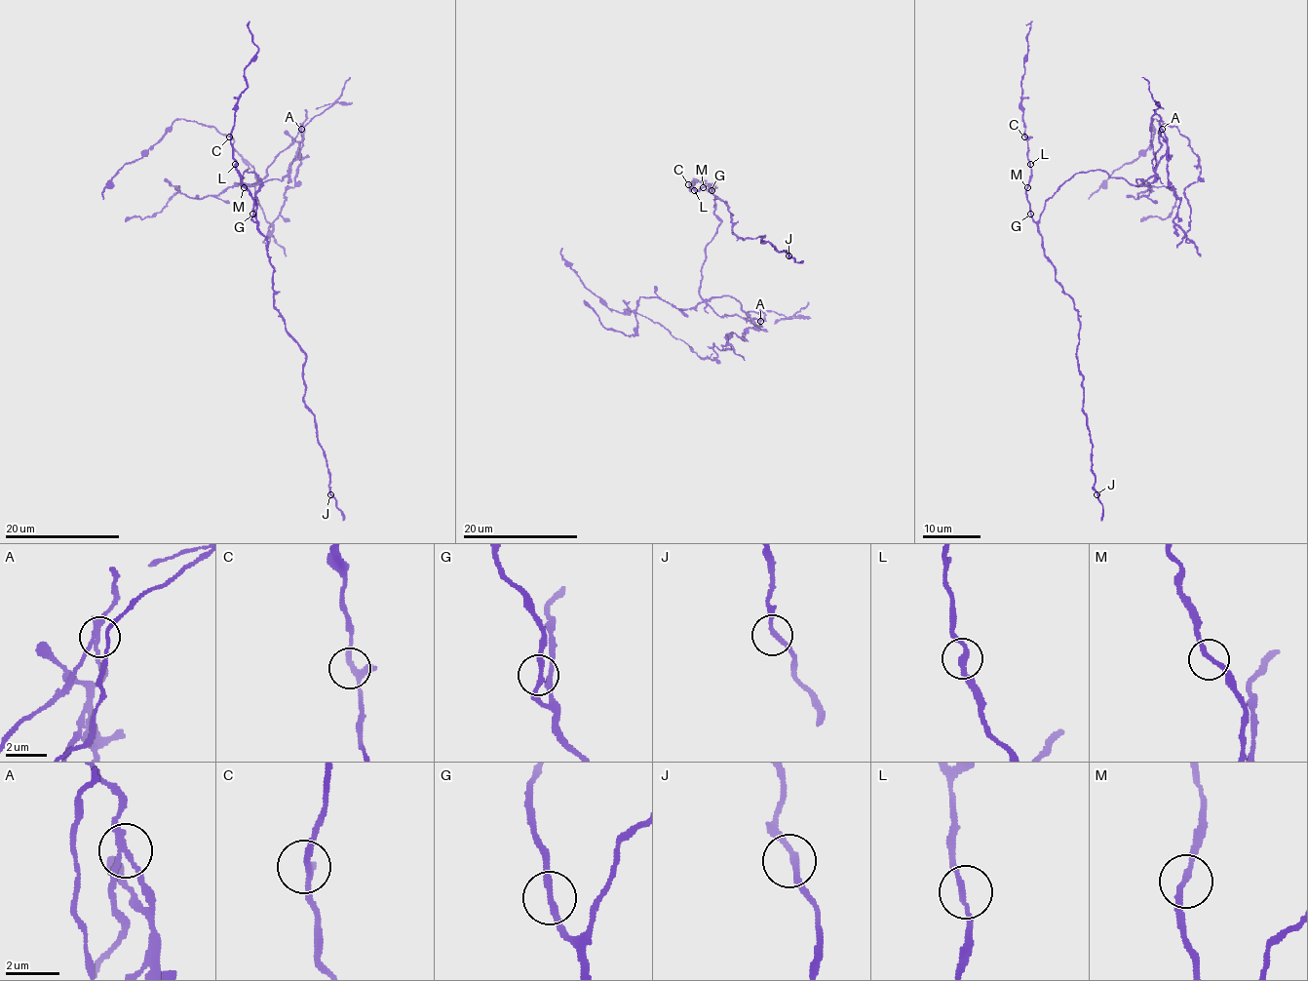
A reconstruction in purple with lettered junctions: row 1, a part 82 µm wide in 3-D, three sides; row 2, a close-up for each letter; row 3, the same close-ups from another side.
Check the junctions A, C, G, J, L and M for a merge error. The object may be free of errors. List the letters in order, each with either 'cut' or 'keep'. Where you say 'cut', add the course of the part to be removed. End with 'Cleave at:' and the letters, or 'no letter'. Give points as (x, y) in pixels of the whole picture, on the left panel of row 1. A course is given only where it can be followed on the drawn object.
A: cut; course (301, 129), (295, 184), (286, 191), (270, 232), (258, 181), (234, 139), (182, 118), (118, 172), (103, 199)
C: keep
G: keep
J: keep
L: keep
M: keep
Cleave at: A

